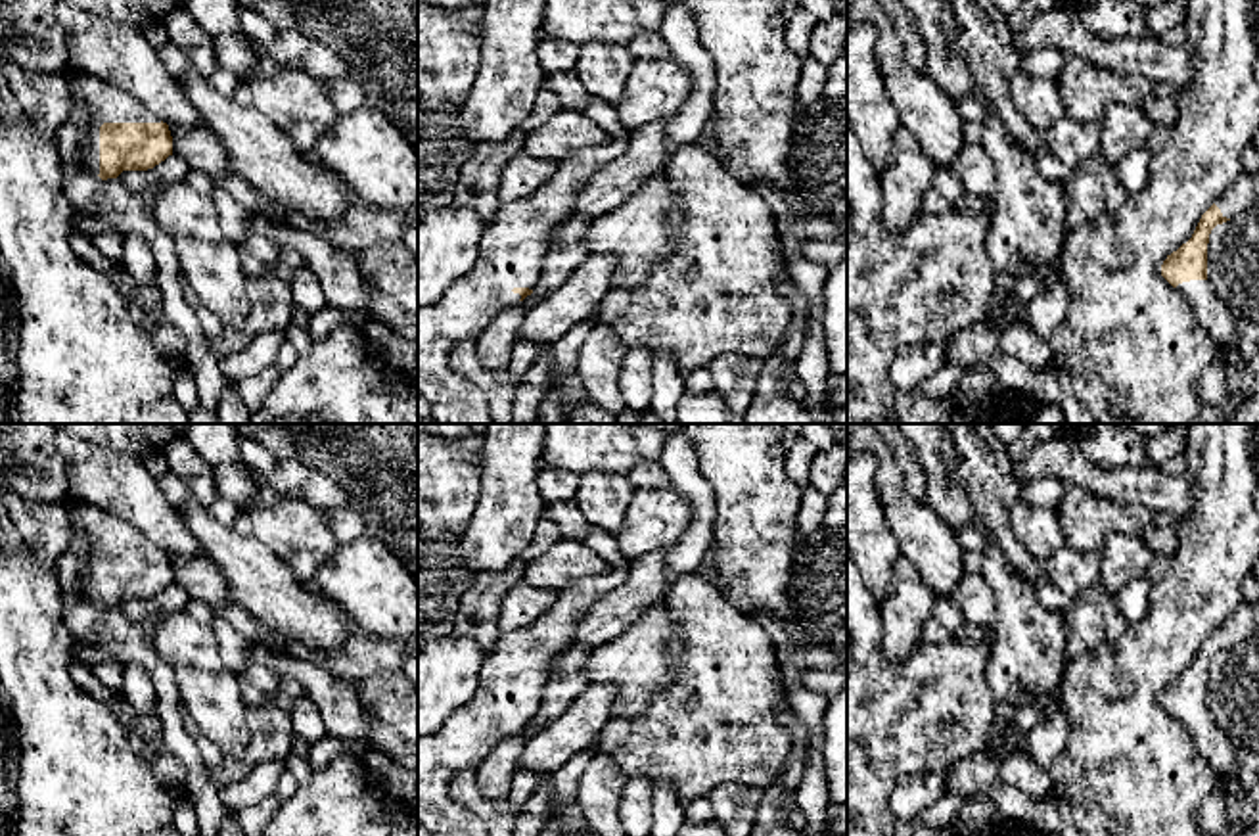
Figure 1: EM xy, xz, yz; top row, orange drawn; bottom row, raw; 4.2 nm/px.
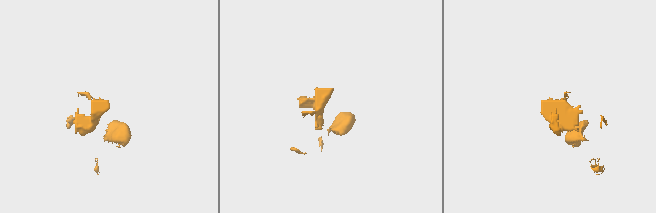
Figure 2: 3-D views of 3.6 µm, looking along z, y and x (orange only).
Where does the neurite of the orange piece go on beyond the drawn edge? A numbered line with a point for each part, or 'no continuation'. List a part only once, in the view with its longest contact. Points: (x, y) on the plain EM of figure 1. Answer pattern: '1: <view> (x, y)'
1: xy (98, 532)

